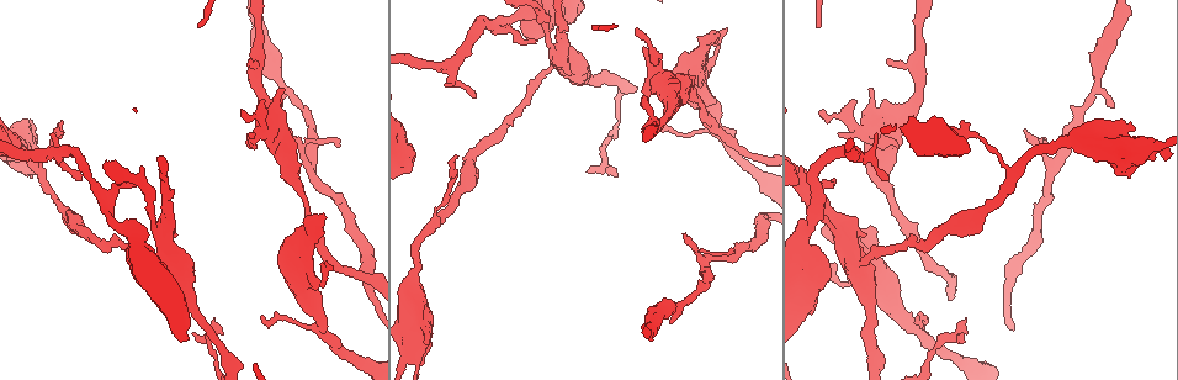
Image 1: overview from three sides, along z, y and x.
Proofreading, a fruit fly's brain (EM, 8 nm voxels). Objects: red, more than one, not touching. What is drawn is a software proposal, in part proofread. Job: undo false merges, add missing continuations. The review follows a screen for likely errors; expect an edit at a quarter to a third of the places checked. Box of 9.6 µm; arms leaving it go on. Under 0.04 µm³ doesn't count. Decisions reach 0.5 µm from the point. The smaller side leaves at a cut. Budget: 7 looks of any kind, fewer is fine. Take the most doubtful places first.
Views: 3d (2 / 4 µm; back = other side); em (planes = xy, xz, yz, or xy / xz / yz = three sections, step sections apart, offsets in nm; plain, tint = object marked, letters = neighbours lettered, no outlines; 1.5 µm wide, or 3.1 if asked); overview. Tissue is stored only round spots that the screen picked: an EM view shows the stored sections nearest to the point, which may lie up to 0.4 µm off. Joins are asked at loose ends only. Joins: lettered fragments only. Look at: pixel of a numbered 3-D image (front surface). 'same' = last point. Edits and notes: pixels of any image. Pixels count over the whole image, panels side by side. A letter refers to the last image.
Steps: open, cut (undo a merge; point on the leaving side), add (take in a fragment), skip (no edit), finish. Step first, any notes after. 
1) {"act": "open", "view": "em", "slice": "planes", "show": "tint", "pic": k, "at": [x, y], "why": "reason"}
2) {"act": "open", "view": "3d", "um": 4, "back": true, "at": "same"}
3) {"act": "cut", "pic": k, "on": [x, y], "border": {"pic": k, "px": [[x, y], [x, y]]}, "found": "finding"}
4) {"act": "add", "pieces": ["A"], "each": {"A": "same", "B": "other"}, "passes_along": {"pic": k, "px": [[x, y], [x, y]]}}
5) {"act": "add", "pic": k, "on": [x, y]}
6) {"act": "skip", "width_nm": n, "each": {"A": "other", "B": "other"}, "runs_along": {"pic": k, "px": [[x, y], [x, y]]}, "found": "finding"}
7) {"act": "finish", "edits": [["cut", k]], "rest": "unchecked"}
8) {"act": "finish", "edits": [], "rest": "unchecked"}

{"act": "open", "view": "em", "slice": "planes", "show": "letters", "pic": 1, "at": [833, 183], "why": "an open end"}

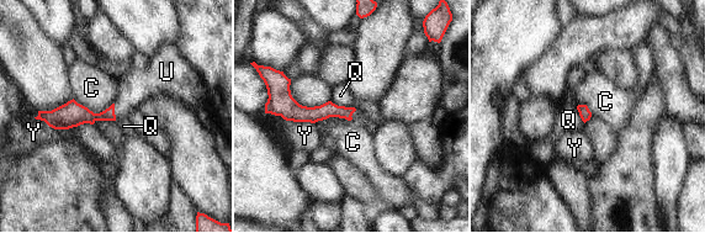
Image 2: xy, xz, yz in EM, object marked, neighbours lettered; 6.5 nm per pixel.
{"act": "add", "pieces": ["U"], "longest_contact_nm": ["Y", 380], "each": {"C": "other", "Q": "other", "U": "same", "Y": "other"}, "passes_along": {"pic": 2, "px": [[75, 114], [114, 111], [141, 84]]}, "found": "the cell continues"}

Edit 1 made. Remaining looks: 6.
{"act": "open", "view": "3d", "um": 2, "pic": 1, "at": [62, 131], "why": "tapers out"}

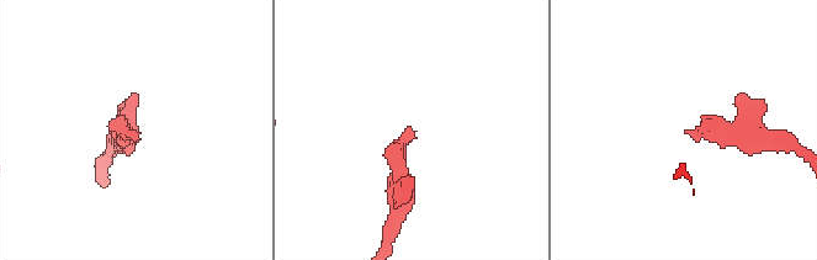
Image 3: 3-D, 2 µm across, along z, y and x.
{"act": "open", "view": "em", "slice": "planes", "show": "tint", "pic": 3, "at": [411, 128], "why": "need the tissue"}

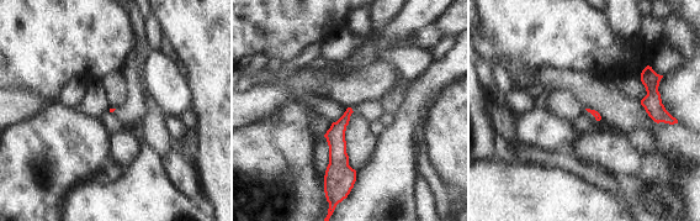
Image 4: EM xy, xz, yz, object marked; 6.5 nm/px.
{"act": "open", "view": "em", "slice": "planes", "show": "letters", "at": "same", "why": "see the neighbours"}

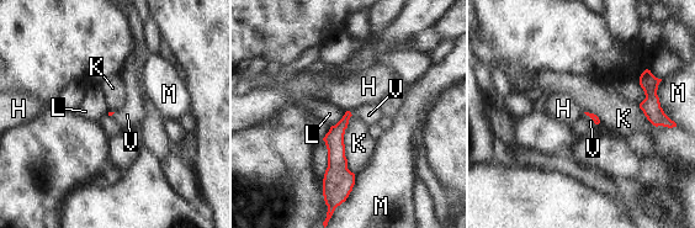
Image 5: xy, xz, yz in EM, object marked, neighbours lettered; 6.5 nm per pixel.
{"act": "add", "pieces": ["V"], "each": {"H": "other", "K": "other", "L": "other", "M": "other", "V": "same"}, "found": "it goes on there"}

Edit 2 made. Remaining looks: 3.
{"act": "open", "view": "overview"}

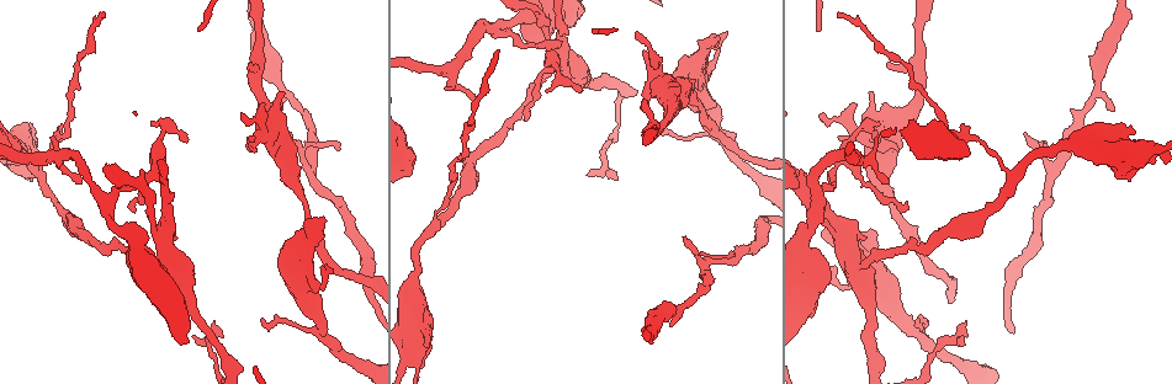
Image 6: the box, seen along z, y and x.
{"act": "open", "view": "em", "slice": "planes", "show": "letters", "pic": 6, "at": [416, 281], "why": "thick turns thin"}

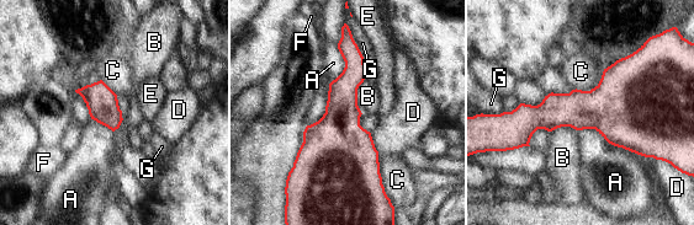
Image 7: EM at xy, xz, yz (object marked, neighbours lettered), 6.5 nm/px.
{"act": "skip", "each": {"A": "other", "B": "other", "C": "other", "D": "other", "E": "other", "F": "other", "G": "other"}, "found": "one cell here"}

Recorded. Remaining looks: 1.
{"act": "finish", "edits": [["add", 2], ["add", 5]], "rest": "unchecked"}

